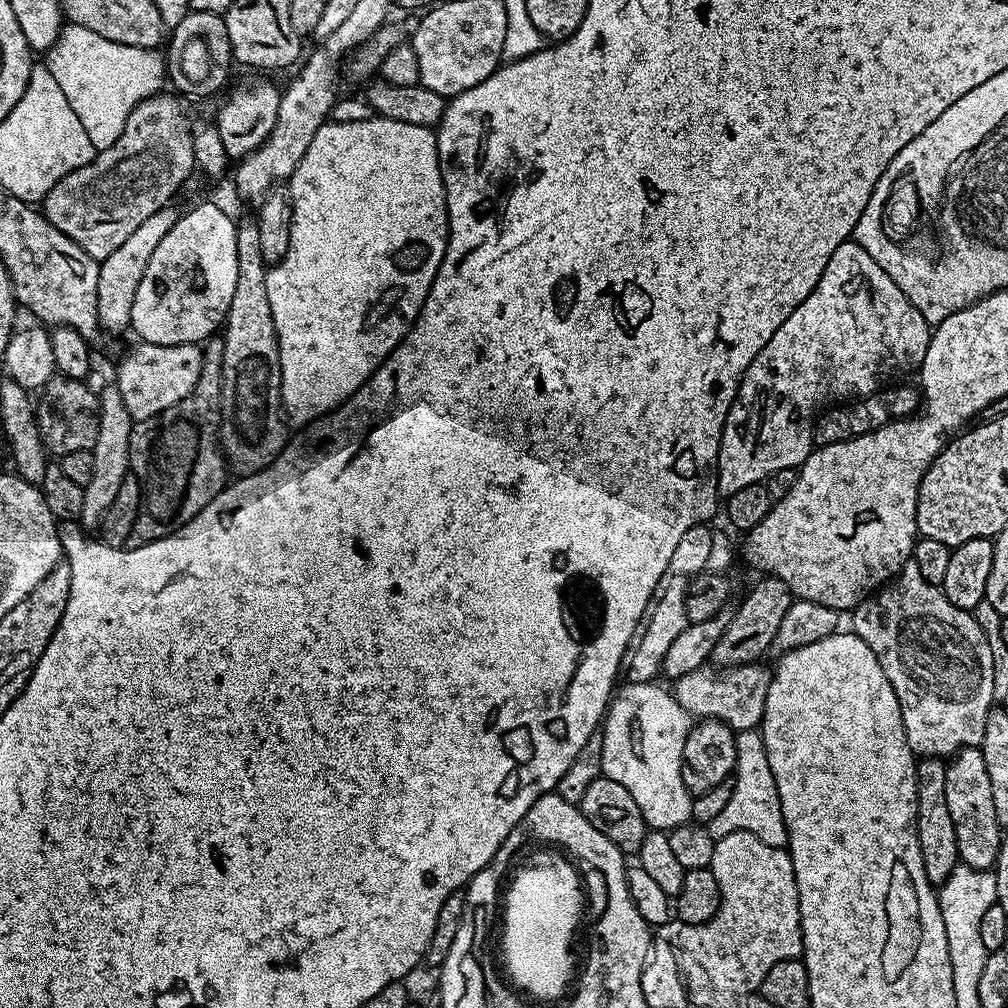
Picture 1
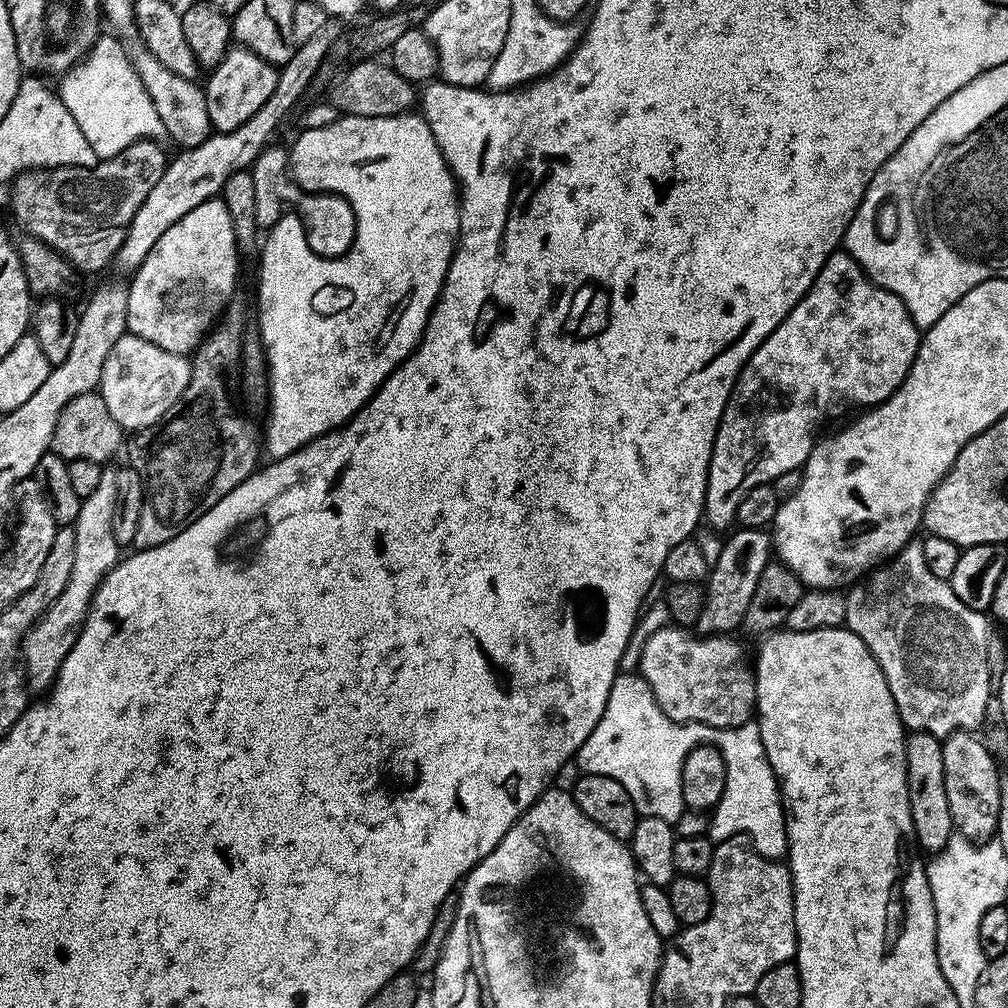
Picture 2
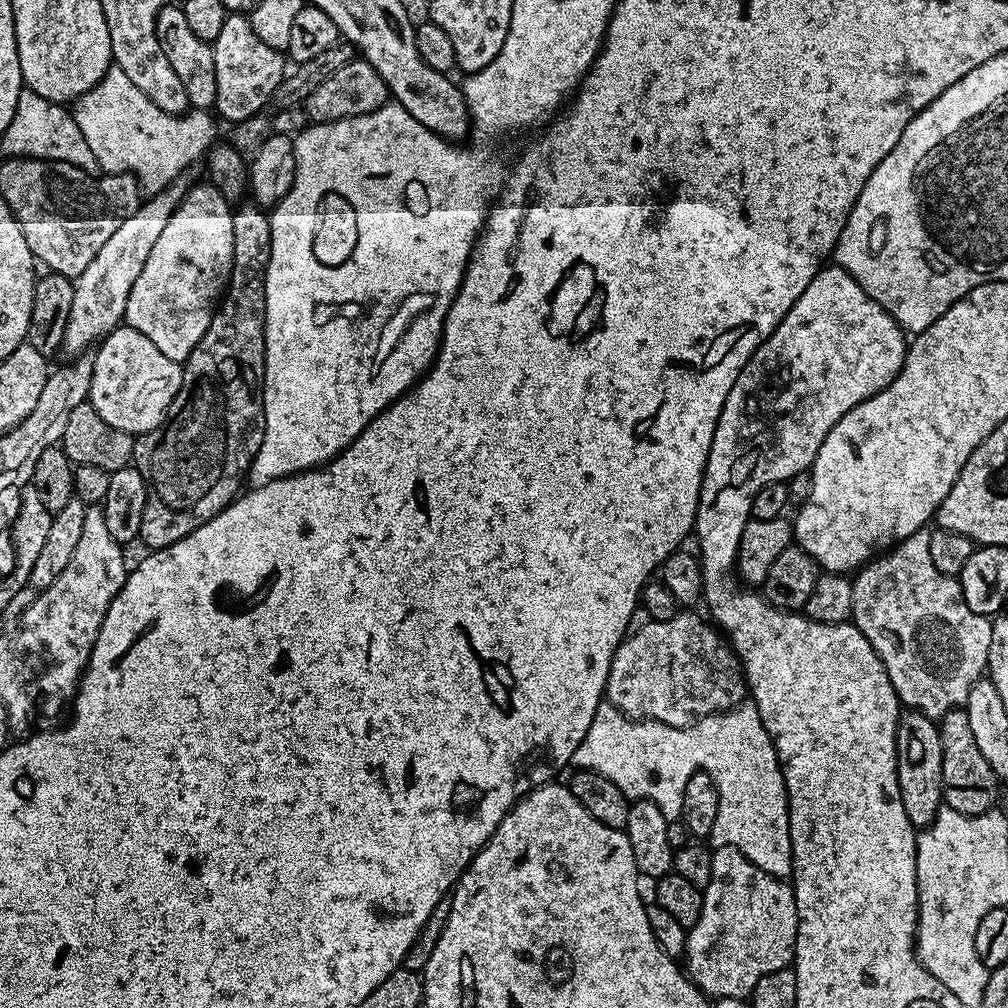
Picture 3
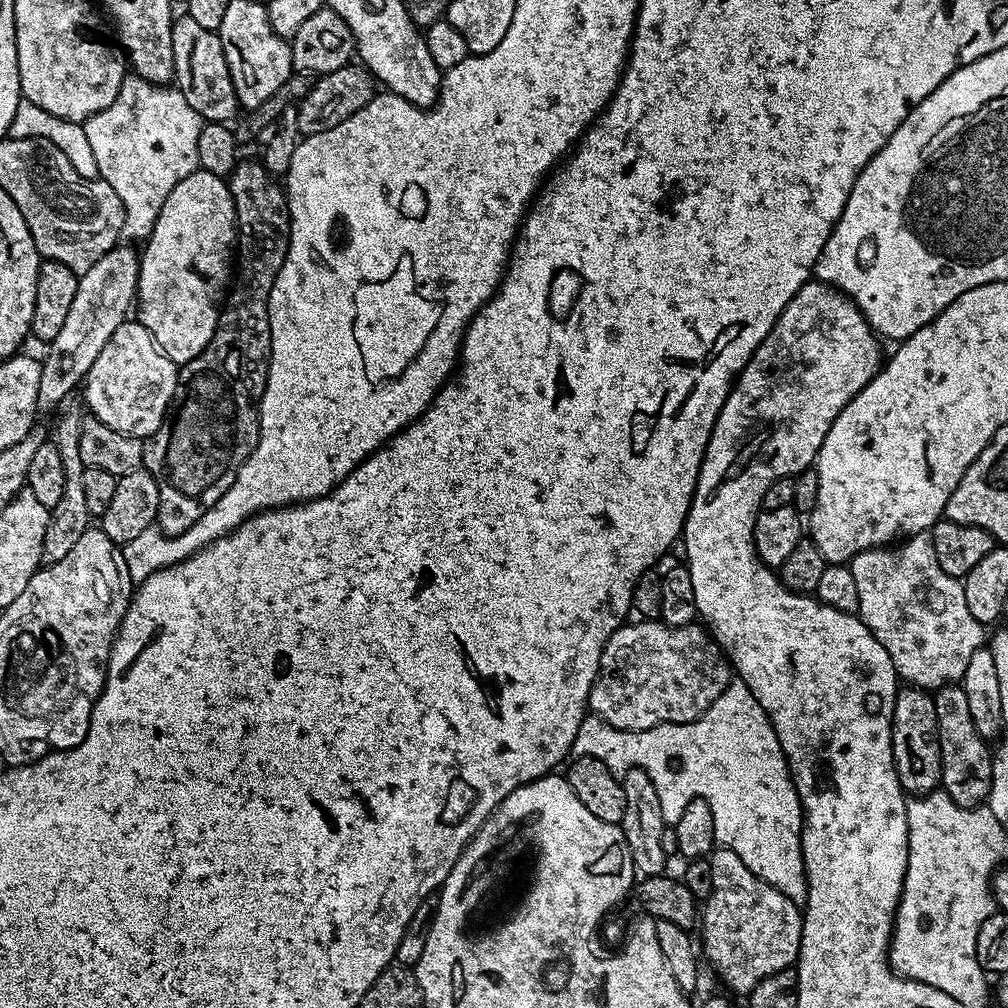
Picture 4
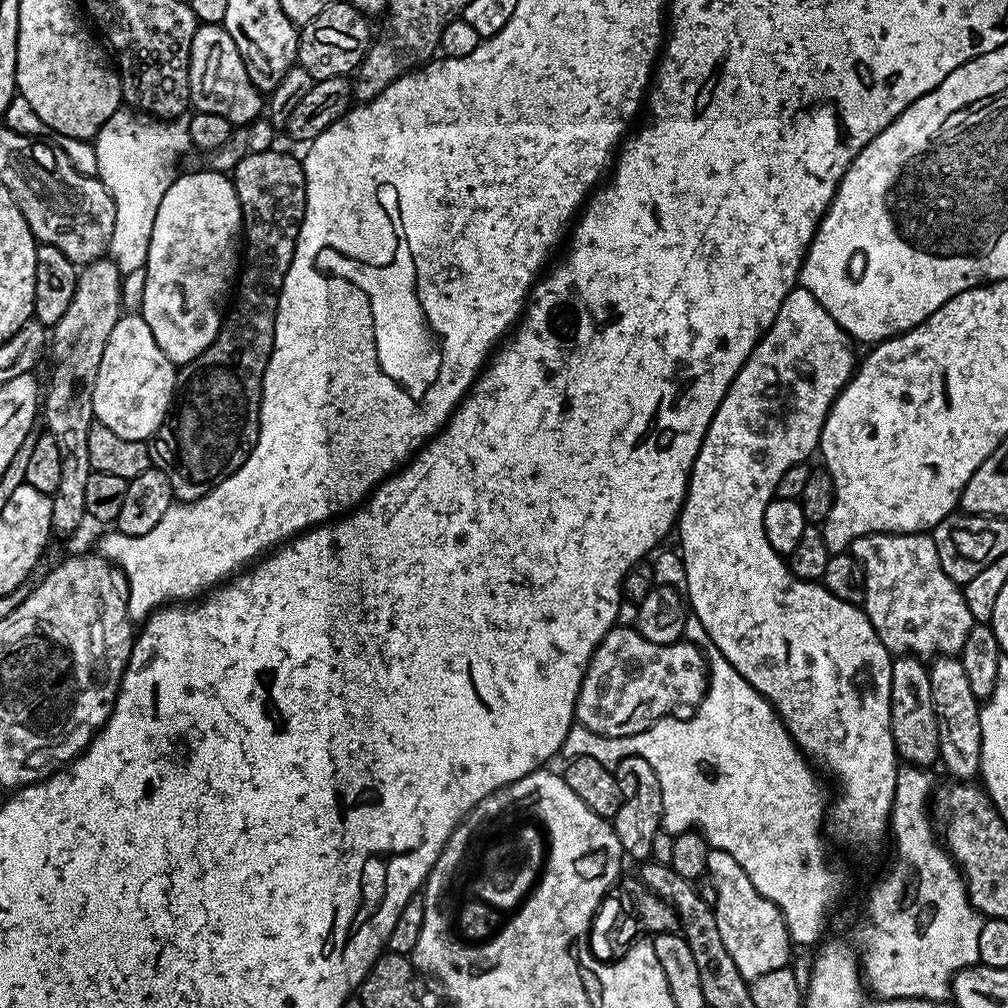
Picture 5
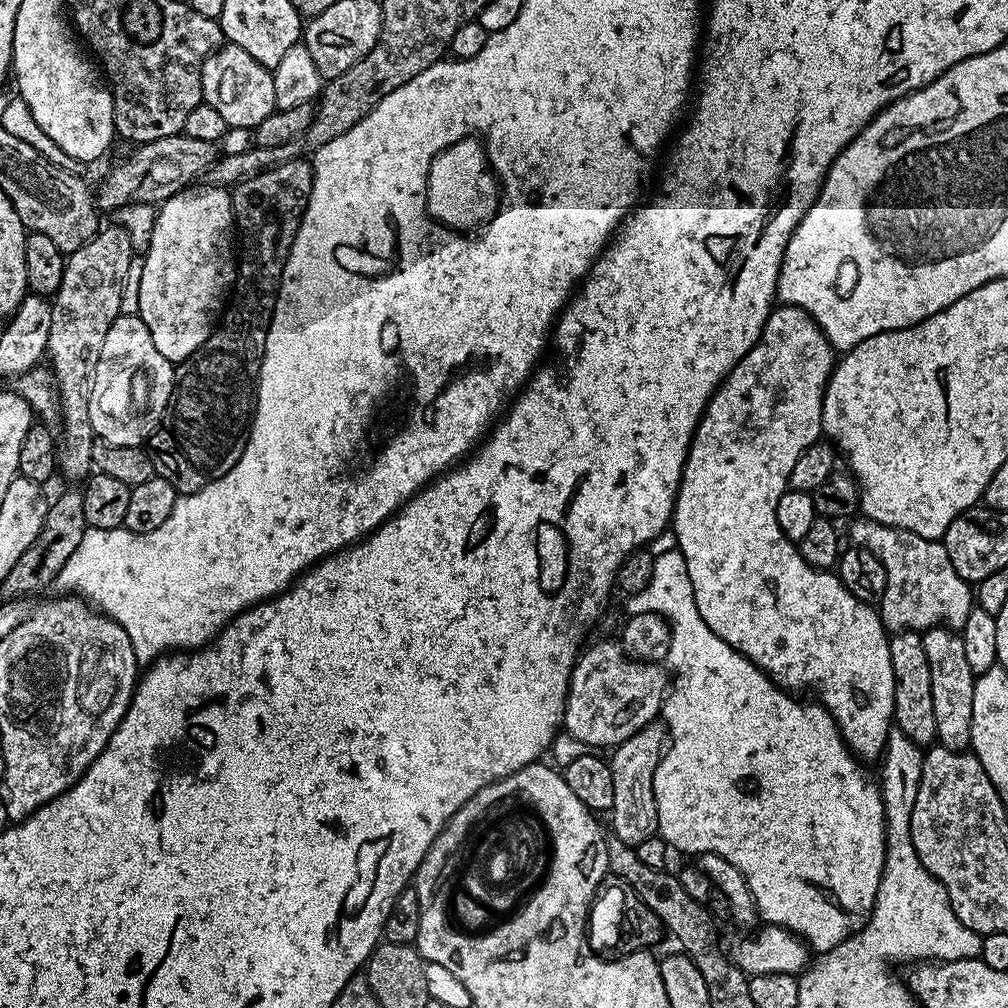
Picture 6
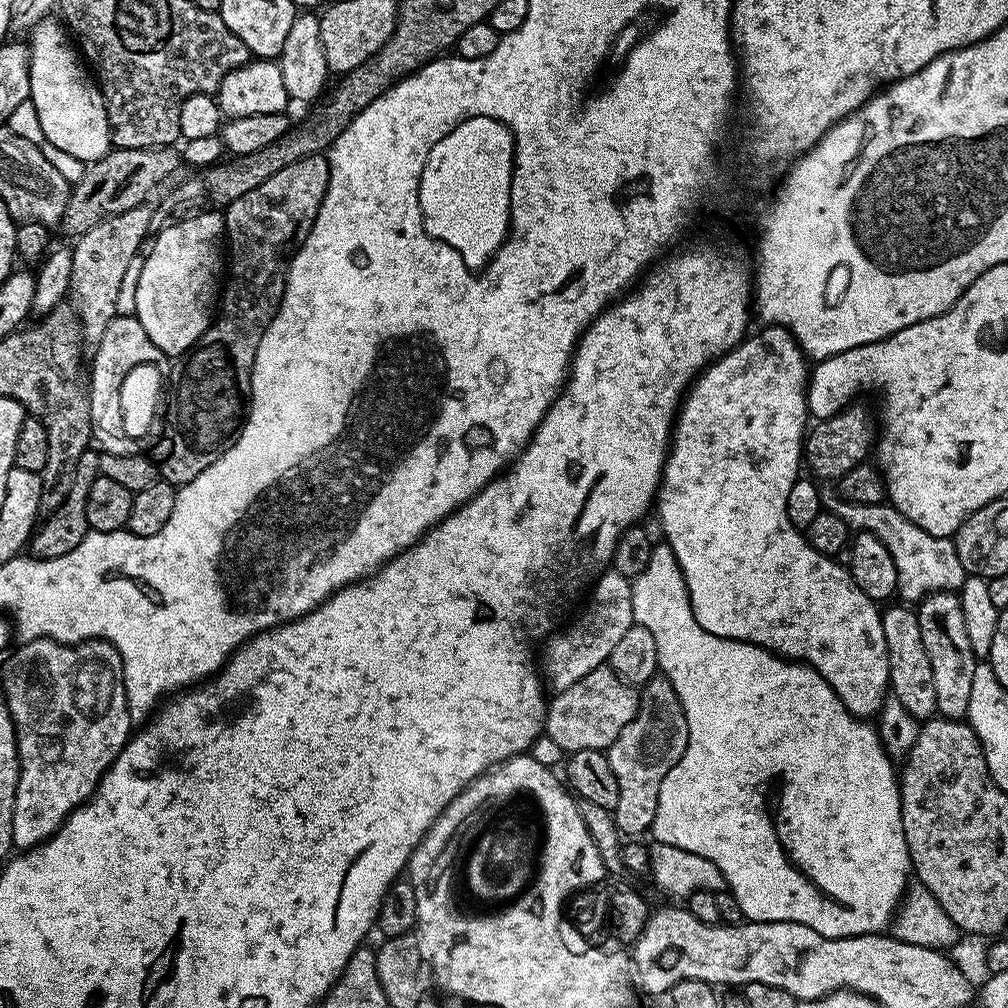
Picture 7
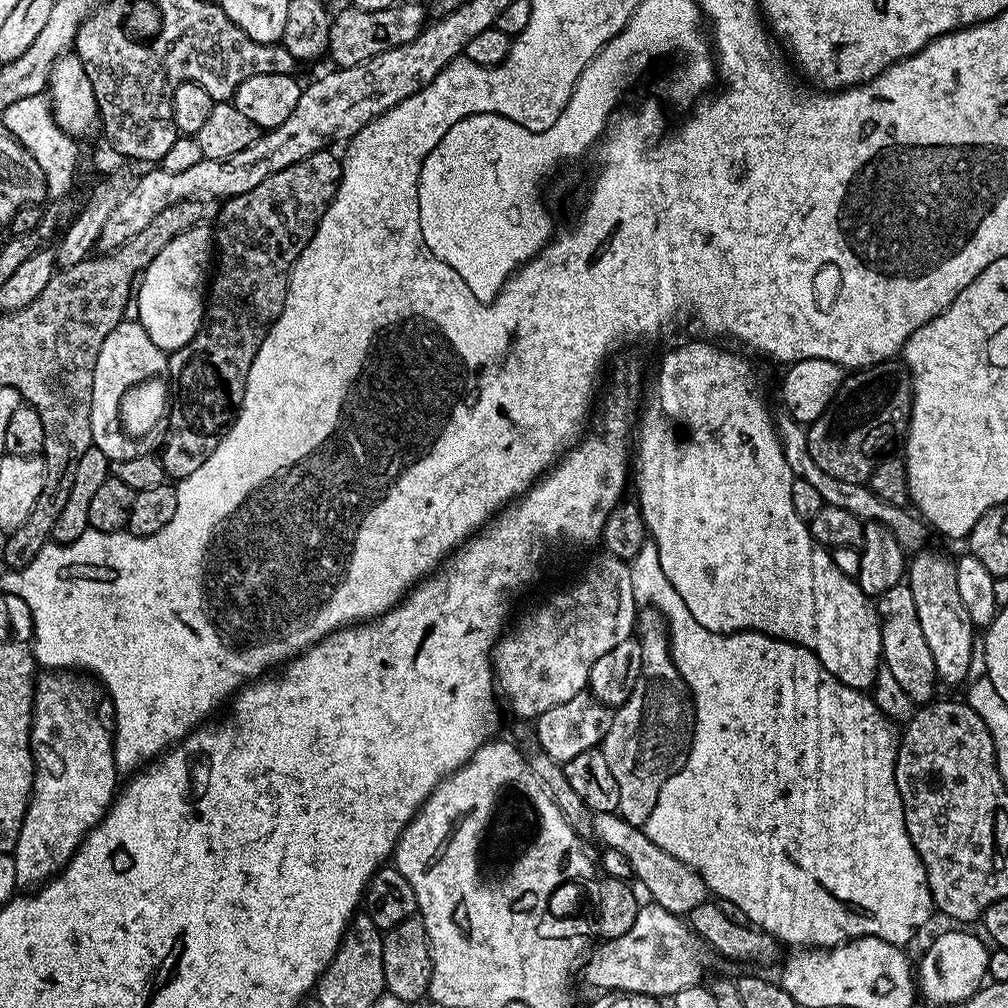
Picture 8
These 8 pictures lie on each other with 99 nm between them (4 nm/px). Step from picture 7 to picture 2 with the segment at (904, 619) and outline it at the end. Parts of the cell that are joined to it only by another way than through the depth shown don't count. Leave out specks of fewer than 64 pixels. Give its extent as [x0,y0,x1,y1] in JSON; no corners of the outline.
[904,732,954,854]

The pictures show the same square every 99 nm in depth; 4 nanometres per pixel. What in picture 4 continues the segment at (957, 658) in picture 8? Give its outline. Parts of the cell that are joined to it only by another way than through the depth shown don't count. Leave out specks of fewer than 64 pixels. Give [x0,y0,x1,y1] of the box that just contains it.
[934,683,993,809]

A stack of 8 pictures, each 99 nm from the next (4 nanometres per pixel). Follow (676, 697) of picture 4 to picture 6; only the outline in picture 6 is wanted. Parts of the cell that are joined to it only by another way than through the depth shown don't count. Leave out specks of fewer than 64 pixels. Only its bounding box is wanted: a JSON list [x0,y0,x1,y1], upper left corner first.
[563,639,670,750]

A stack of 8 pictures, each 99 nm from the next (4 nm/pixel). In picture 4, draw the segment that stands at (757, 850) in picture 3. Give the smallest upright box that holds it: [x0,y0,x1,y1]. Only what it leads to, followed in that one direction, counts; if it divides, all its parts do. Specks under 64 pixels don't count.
[571,679,808,905]

